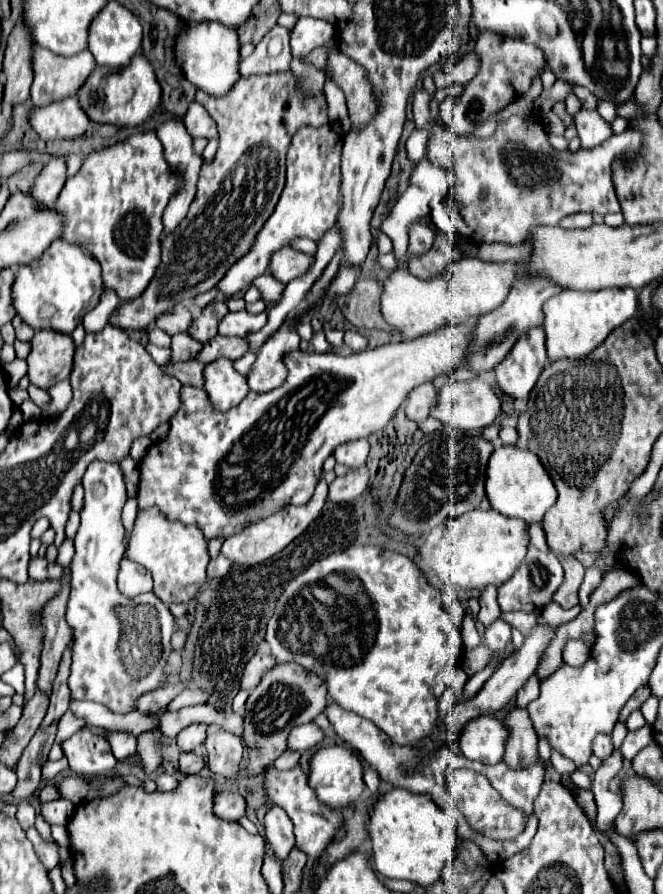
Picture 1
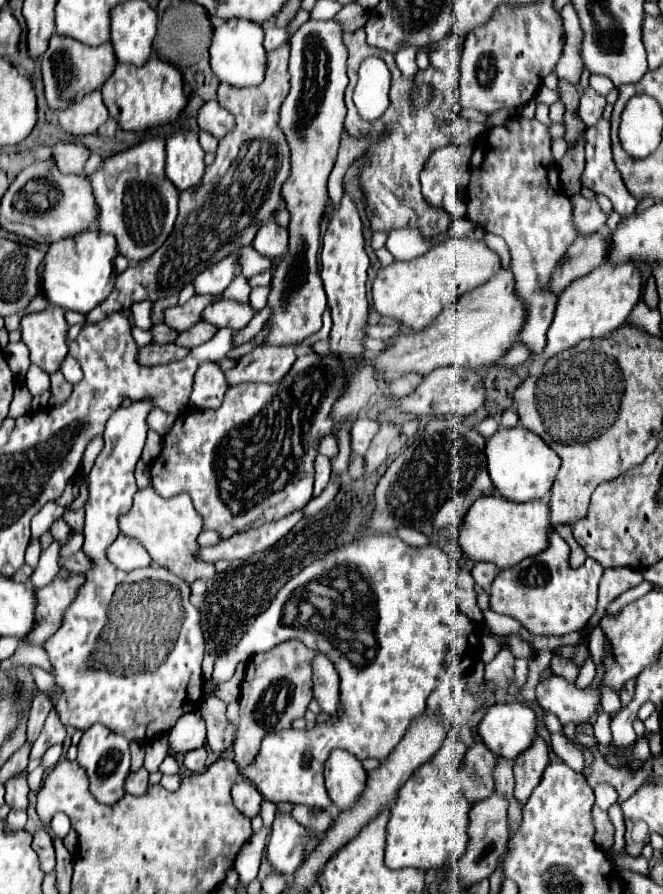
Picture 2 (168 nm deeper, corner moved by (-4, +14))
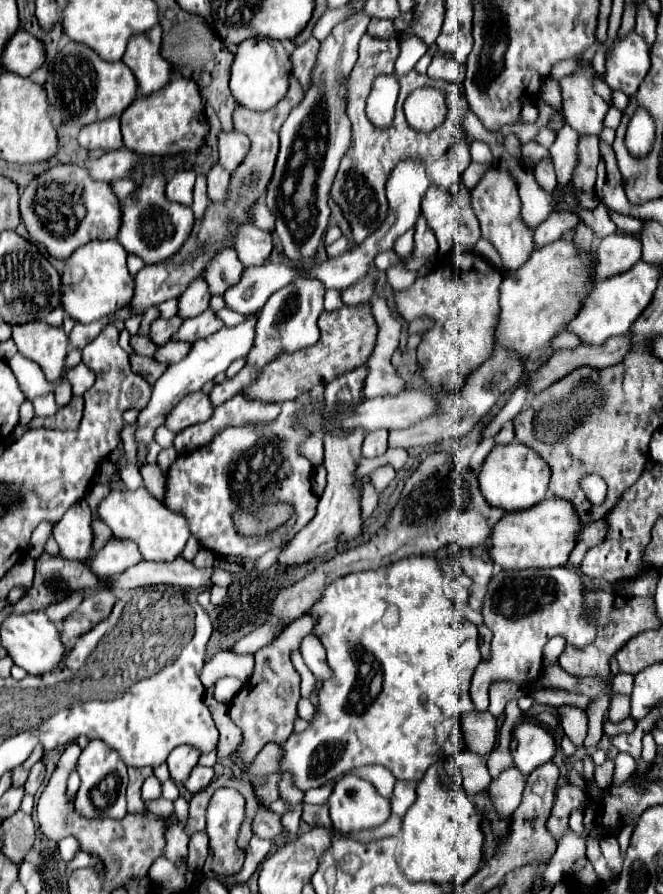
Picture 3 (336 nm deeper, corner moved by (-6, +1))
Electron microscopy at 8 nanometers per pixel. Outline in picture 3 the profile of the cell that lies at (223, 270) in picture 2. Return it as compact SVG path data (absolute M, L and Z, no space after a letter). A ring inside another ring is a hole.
M196 278L188 290L178 298L178 316L182 318L192 318L202 314L208 308L212 294L208 290L208 284L204 278Z

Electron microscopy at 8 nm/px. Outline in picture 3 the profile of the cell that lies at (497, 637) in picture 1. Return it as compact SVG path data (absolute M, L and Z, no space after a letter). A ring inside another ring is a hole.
M496 680L492 686L490 686L490 706L488 710L498 718L504 714L504 708L510 700L518 700L520 698L520 692L518 690L524 690L520 684L516 682L506 682L506 680Z

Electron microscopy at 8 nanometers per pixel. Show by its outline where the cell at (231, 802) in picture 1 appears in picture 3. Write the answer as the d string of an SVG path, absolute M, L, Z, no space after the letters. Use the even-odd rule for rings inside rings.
M260 806L260 810L256 812L254 820L252 820L252 832L258 838L270 840L274 836L278 836L282 832L282 824L280 824L280 816L274 814L272 810Z

